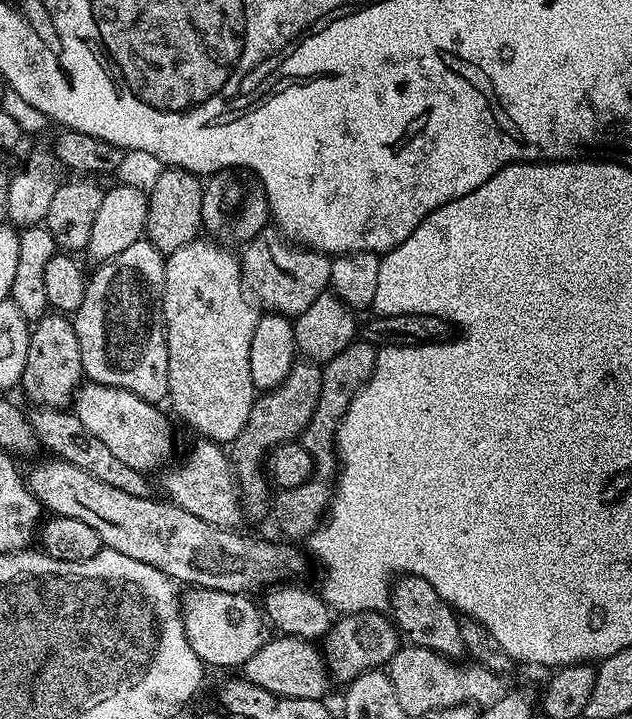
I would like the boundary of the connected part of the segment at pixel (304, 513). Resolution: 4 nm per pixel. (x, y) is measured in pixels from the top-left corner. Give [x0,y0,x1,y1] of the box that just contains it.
[270,338,377,542]

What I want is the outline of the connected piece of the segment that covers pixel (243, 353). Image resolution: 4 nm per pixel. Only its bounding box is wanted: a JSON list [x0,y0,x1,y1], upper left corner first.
[164,238,258,446]

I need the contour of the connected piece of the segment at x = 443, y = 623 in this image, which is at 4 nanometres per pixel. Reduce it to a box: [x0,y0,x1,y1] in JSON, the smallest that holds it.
[390,575,466,658]

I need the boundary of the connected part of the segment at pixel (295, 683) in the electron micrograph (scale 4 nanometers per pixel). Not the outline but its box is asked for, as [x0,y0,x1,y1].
[242,634,330,700]

